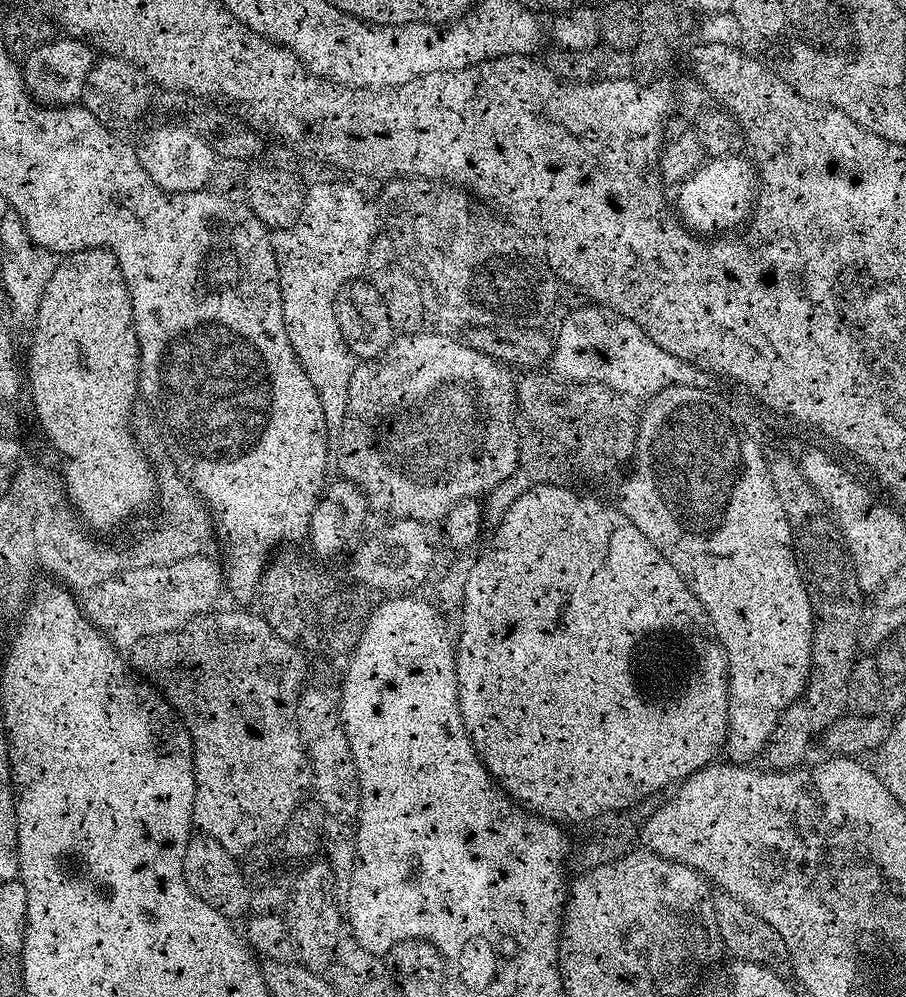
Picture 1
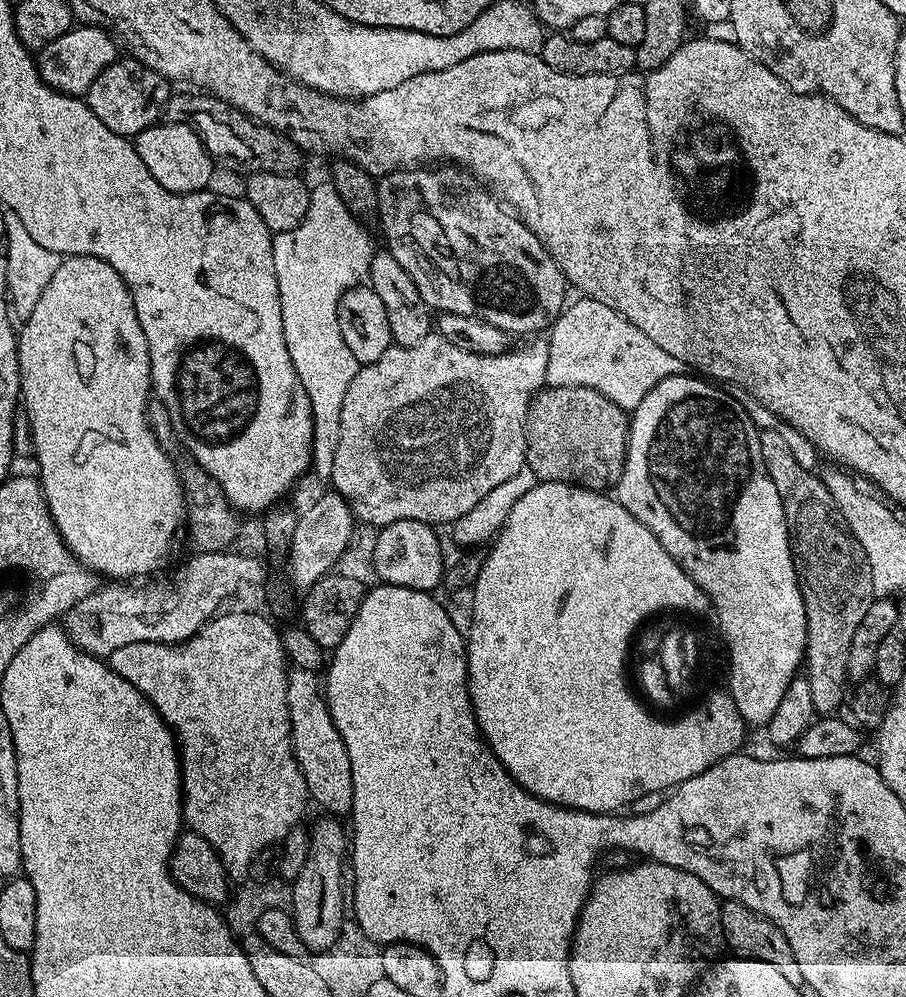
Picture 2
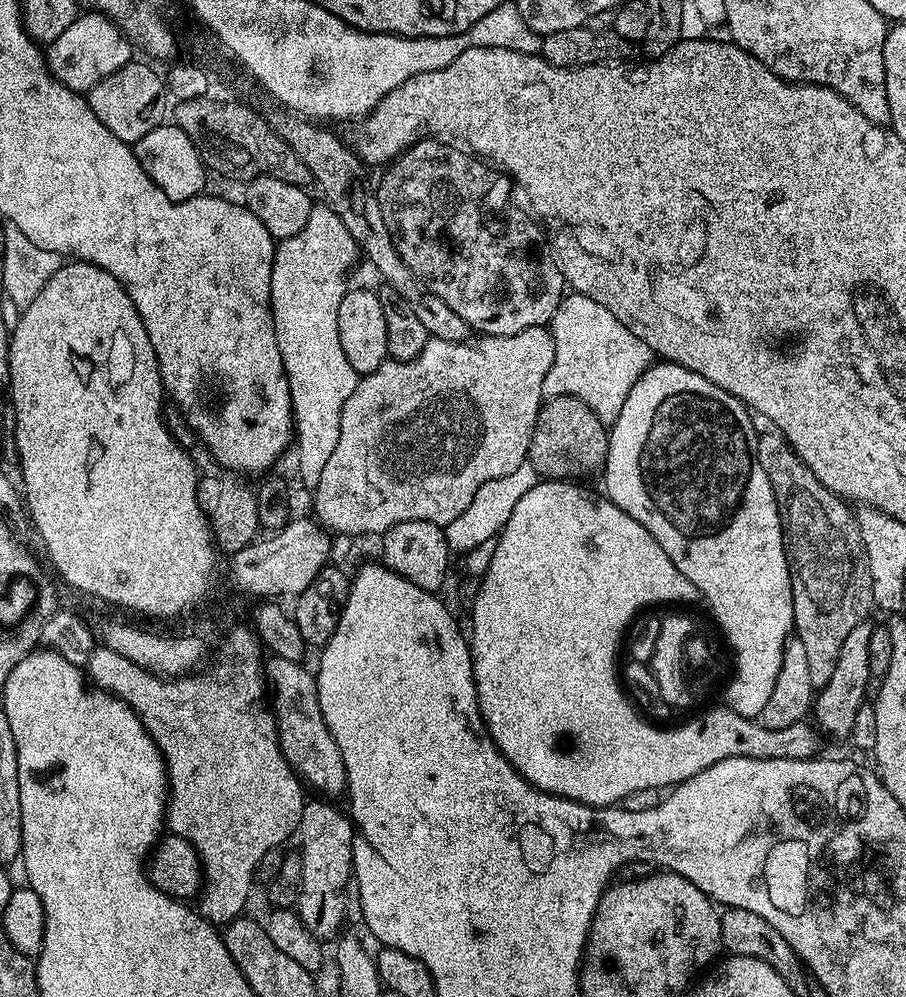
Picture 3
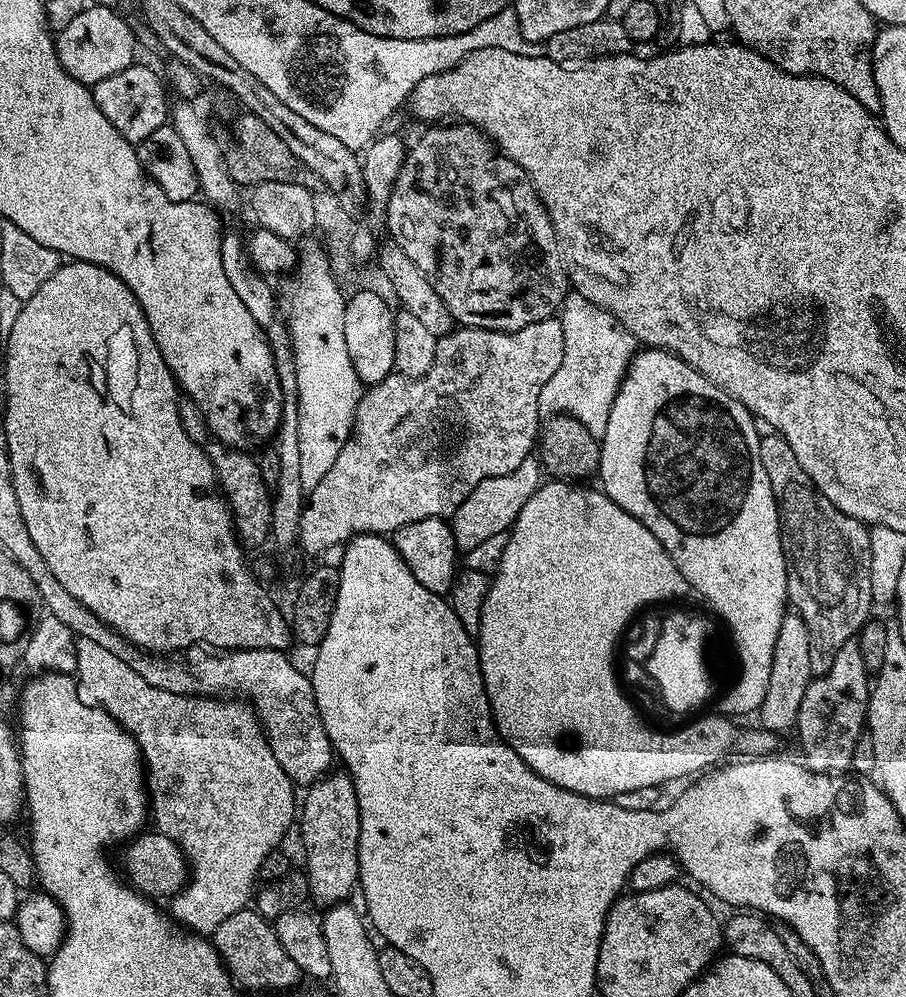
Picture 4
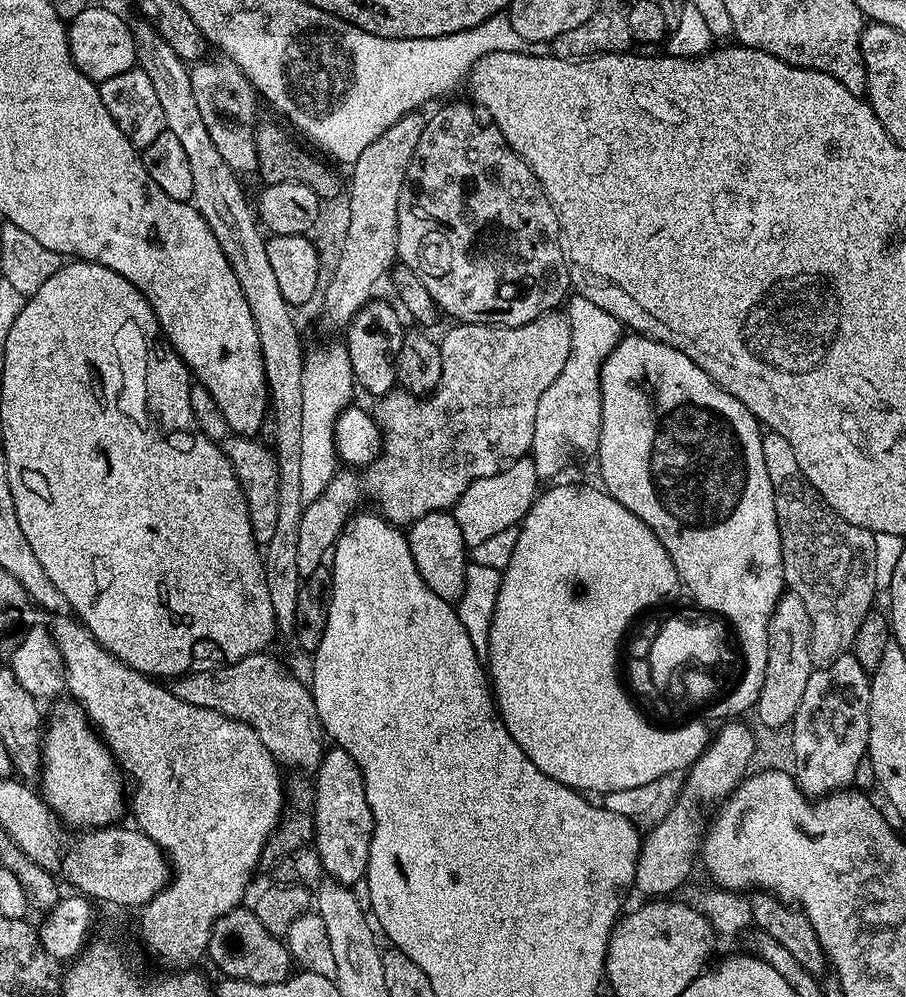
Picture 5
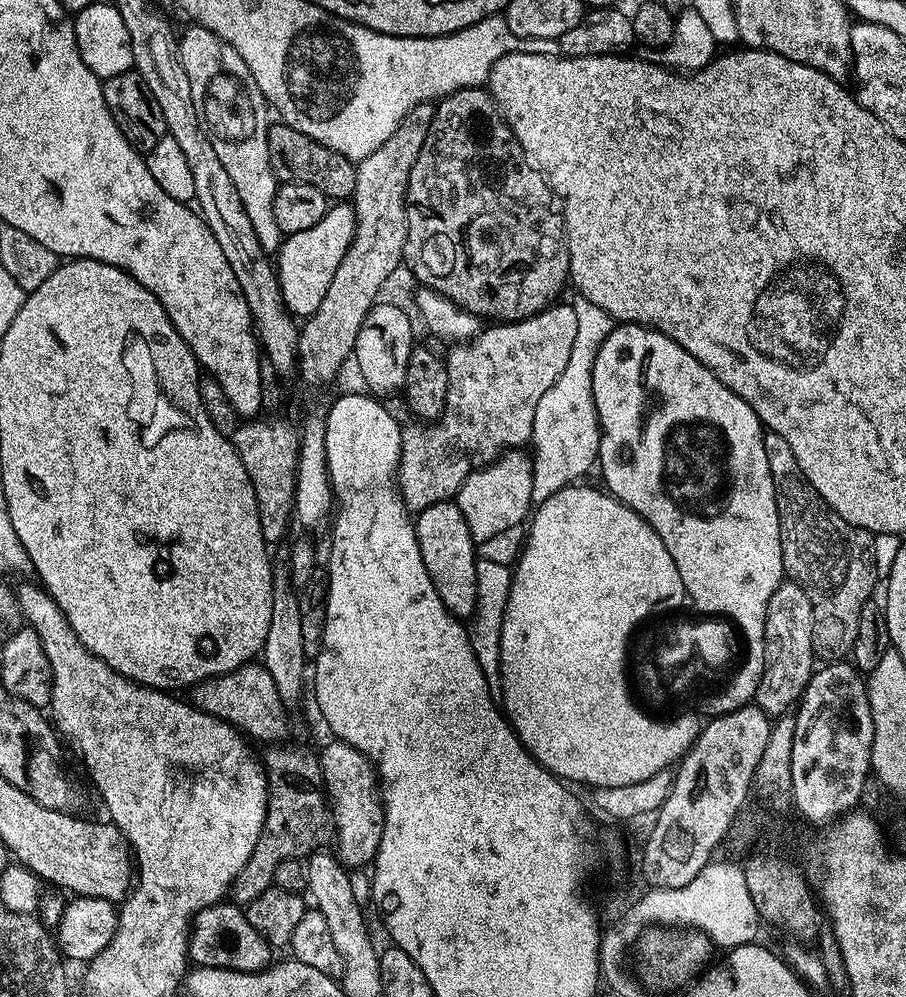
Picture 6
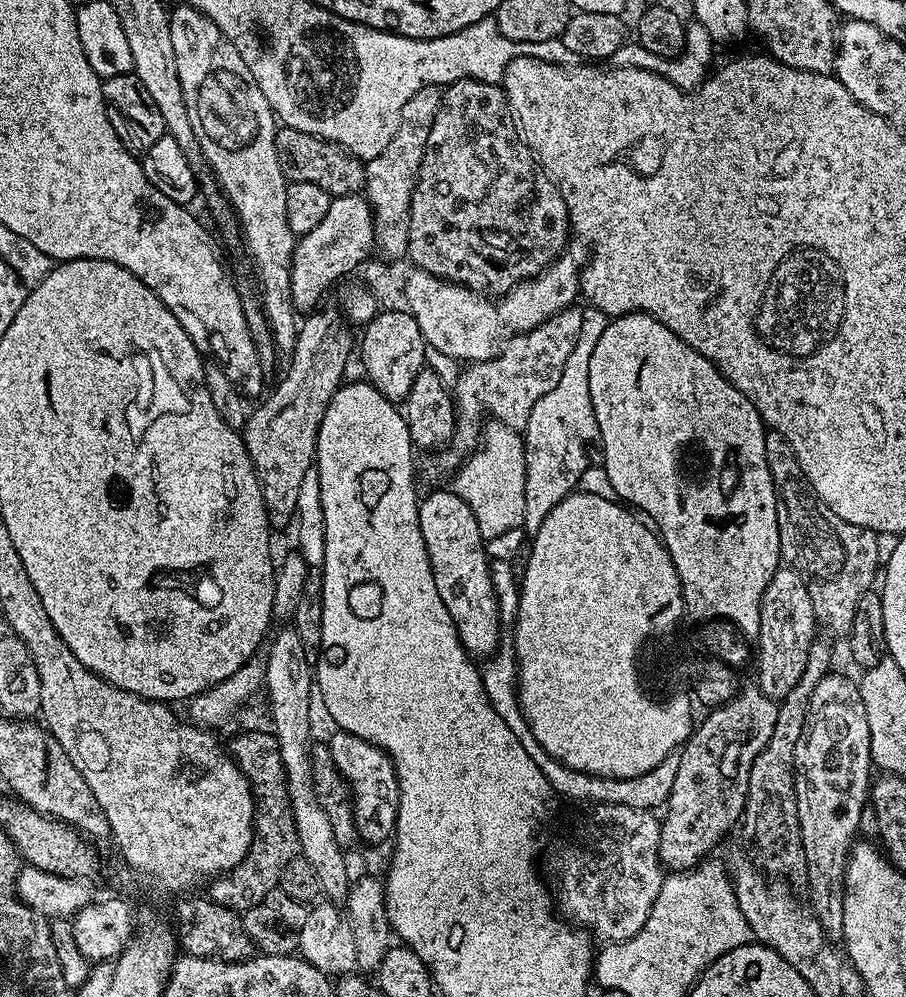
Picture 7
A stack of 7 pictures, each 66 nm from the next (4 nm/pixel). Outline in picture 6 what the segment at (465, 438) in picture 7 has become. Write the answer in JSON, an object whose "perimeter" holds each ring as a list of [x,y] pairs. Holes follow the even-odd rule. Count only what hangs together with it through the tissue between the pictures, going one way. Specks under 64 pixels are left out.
{"perimeter":[[[553,303],[525,320],[493,323],[477,332],[470,342],[456,342],[449,347],[452,349],[446,355],[448,389],[440,419],[412,422],[400,434],[400,465],[395,481],[400,486],[404,505],[413,513],[419,514],[423,508],[452,500],[471,472],[491,464],[501,452],[519,449],[531,441],[538,398],[542,398],[562,370],[566,370],[570,350],[574,350],[574,337],[578,335],[578,318],[571,303],[560,303]]]}

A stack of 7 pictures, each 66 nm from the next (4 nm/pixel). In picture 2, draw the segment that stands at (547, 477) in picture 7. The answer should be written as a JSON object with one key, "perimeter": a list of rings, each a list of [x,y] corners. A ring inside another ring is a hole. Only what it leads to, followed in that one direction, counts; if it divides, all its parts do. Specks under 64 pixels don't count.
{"perimeter":[[[576,298],[556,317],[546,336],[548,361],[546,384],[550,388],[582,386],[596,390],[619,408],[631,410],[658,382],[671,376],[683,376],[686,369],[674,354],[666,354],[662,346],[650,342],[634,322],[620,321],[610,306]]]}

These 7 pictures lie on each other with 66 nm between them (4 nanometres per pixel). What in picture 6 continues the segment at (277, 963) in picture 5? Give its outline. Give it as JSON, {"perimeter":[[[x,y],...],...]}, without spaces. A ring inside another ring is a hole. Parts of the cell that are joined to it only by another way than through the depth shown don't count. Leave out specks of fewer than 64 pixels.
{"perimeter":[[[221,902],[215,904],[214,906],[210,906],[209,908],[204,908],[200,913],[193,919],[192,922],[192,934],[188,937],[188,954],[193,965],[202,967],[202,968],[225,968],[226,970],[230,970],[231,972],[260,972],[263,968],[269,967],[273,963],[274,957],[272,957],[272,953],[274,953],[274,948],[271,944],[269,944],[268,940],[262,936],[250,924],[247,920],[247,914],[245,909],[241,907],[241,905],[235,902]]]}

